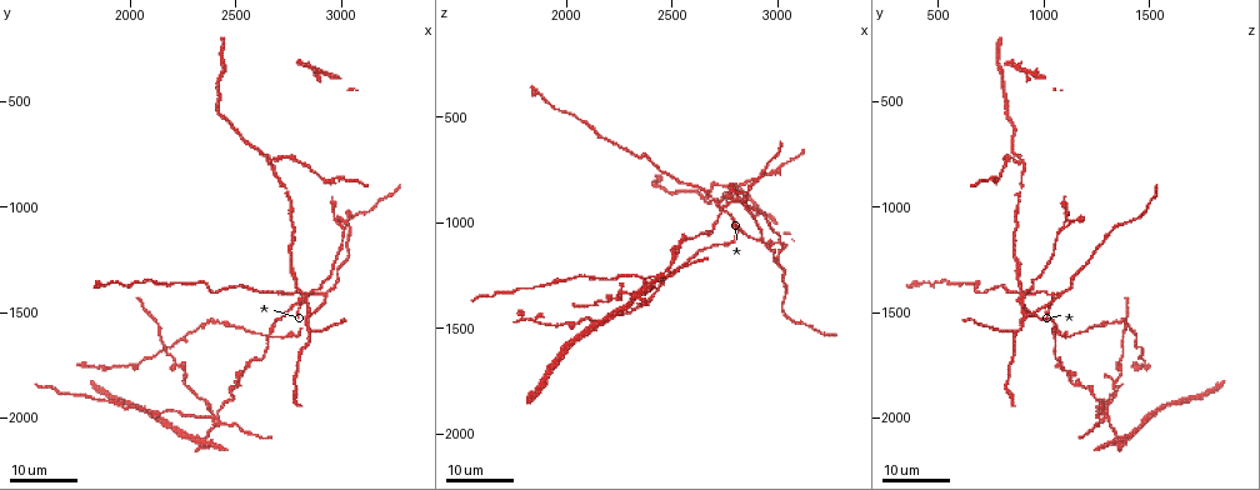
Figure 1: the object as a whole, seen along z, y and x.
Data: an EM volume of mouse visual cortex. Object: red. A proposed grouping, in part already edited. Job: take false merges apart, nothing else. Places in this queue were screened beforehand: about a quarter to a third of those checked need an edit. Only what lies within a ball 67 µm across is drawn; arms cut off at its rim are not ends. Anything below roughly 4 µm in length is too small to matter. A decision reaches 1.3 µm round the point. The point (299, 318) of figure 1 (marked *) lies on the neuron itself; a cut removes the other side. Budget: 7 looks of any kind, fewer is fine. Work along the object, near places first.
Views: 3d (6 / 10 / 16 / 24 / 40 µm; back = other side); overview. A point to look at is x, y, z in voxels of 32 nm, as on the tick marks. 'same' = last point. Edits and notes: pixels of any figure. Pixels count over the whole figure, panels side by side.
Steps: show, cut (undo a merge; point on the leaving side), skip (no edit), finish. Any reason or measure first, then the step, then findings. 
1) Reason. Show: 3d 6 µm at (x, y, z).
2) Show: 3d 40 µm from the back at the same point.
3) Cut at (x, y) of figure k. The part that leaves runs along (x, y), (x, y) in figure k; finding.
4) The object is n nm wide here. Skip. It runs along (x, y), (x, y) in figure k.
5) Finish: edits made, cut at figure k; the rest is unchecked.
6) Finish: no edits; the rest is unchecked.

Four or more arms meet. Show: 3d 16 µm at (2820, 1430, 880).

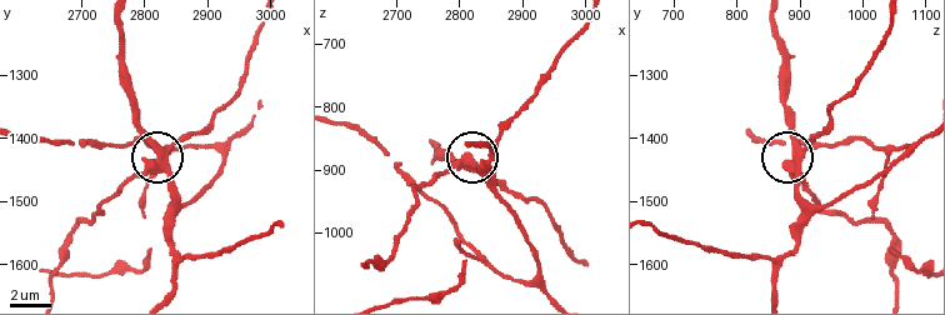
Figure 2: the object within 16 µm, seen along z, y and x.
Show: 3d 6 µm at (2810, 1440, 885).

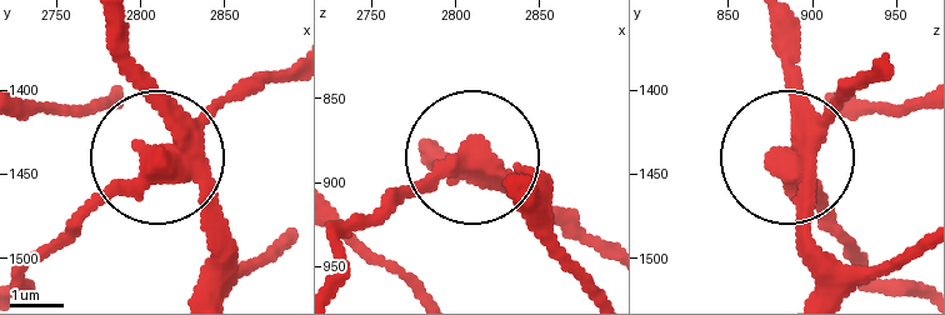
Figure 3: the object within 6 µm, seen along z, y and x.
4 arms meet here. Cut at (114, 180) of figure 3. A second neuron is stuck on.

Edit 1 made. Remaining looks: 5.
Show: overview.

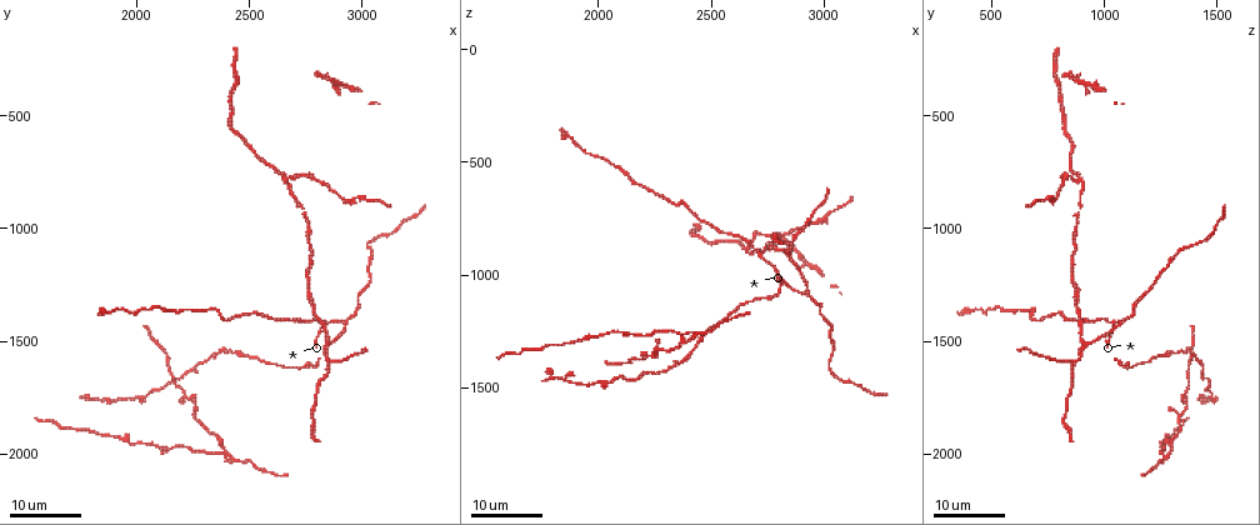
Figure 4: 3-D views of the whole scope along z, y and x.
Small branch off a trunk. Show: 3d 24 µm at (2650, 790, 880).

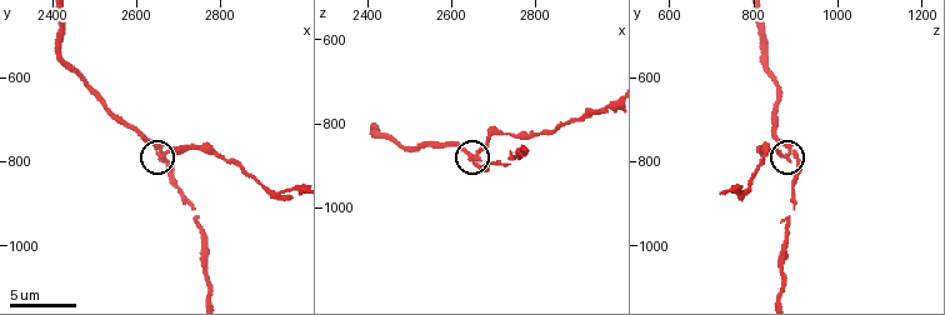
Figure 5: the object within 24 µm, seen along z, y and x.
Show: 3d 10 µm at (2655, 790, 885).

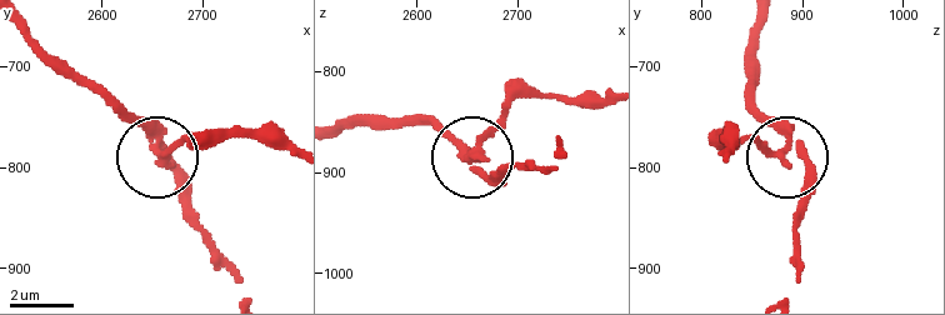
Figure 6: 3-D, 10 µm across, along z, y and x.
The object is 260 nm wide here. Cut at (183, 136) of figure 6. The part that leaves runs along (156, 151), (180, 138), (213, 135), (269, 135), (293, 149) in figure 6; two neurons meet here.

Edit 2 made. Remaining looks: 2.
Thick turns thin. Show: 3d 16 µm at (2750, 955, 880).

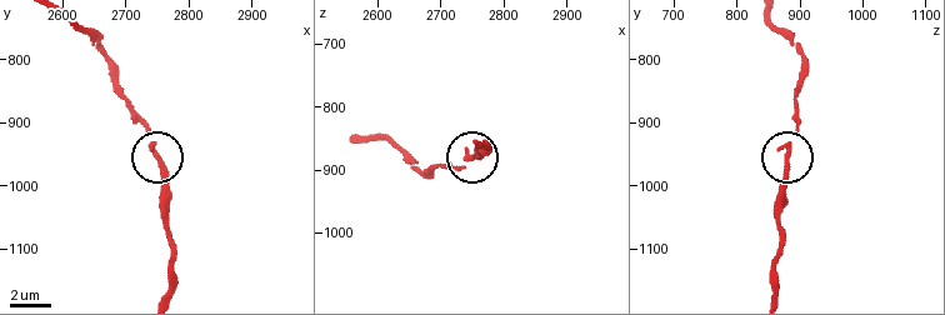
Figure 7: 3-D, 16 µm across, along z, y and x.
The object is 250 nm wide here. Skip. It runs along (775, 291), (780, 185), (796, 116) in figure 7; all the same neuron.

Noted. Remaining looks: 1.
Finish: edits made, cut at figure 3, cut at figure 6; the rest is unchecked.

